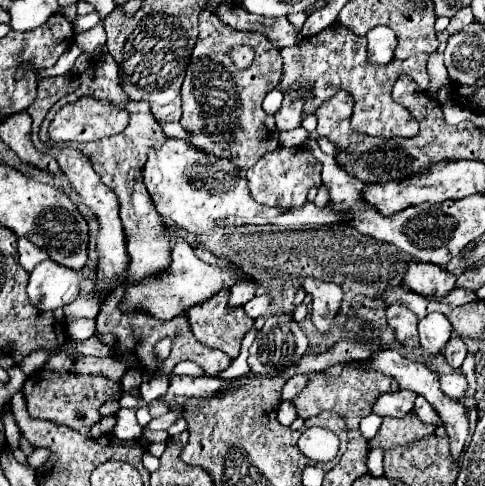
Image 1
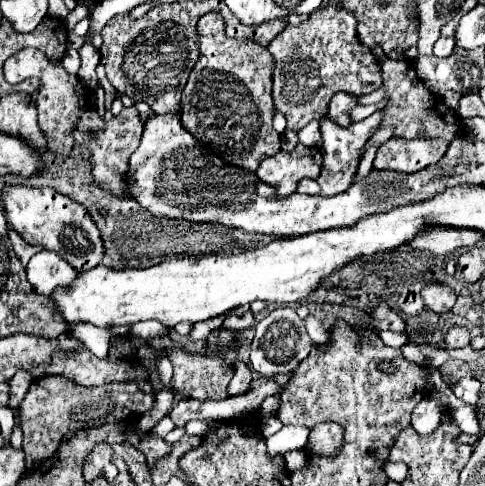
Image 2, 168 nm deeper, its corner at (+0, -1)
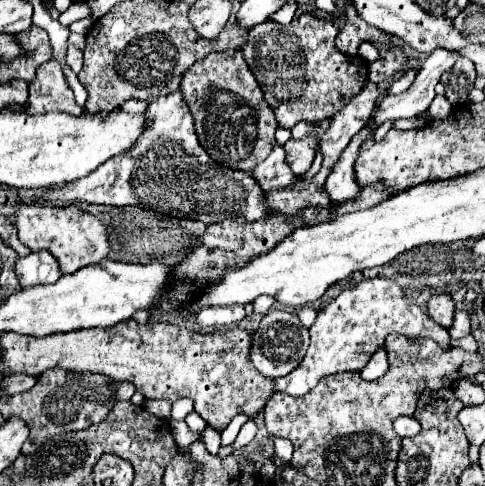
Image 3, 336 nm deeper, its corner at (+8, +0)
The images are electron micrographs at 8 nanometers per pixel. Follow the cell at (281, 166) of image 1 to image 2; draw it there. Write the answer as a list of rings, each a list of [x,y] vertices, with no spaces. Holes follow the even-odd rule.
[[[296,145],[292,151],[280,151],[264,157],[256,175],[260,181],[276,189],[278,197],[296,193],[302,179],[318,179],[322,169],[322,153],[318,147]]]

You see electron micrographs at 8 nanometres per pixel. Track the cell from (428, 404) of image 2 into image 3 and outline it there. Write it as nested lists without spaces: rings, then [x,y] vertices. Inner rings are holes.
[[[400,416],[394,420],[394,430],[398,436],[416,436],[420,432],[420,424],[414,416]]]

